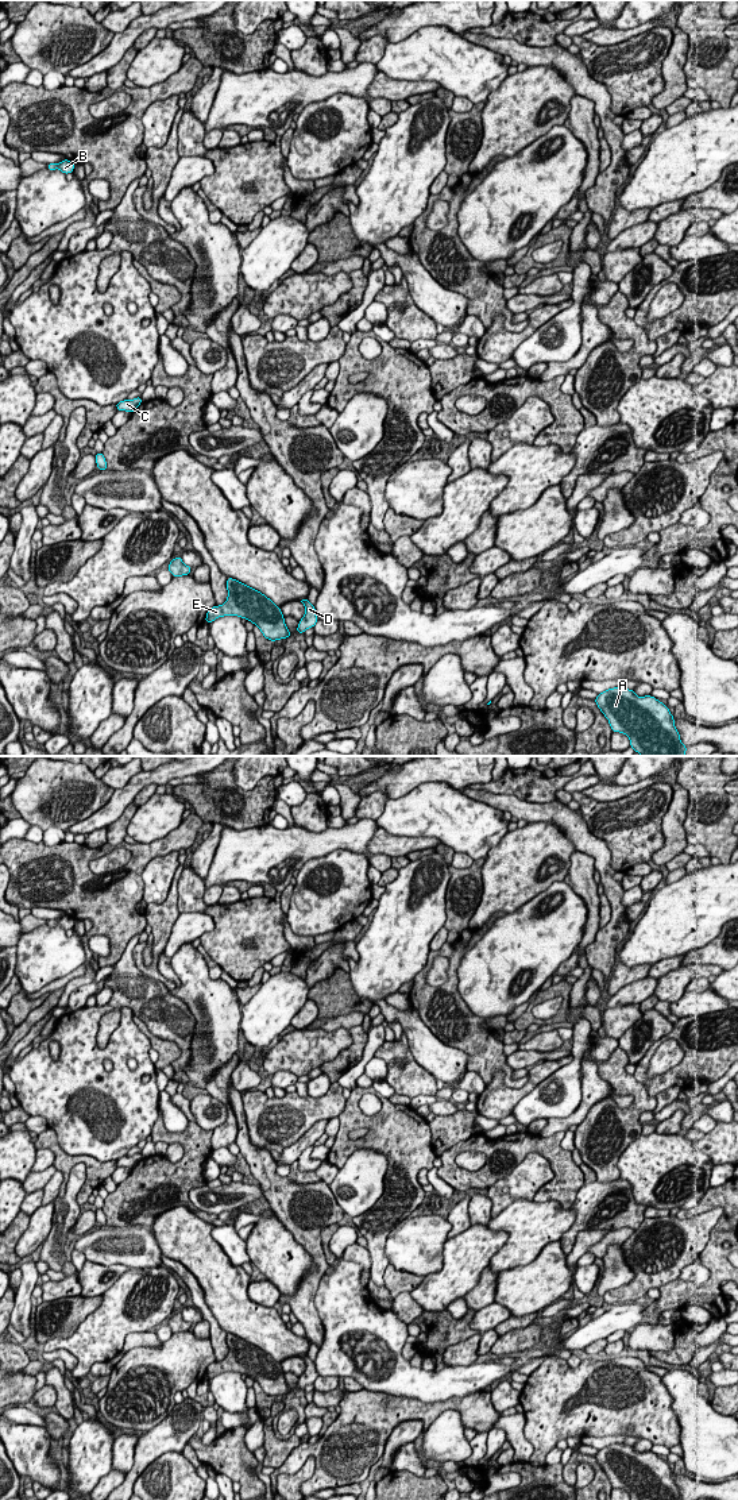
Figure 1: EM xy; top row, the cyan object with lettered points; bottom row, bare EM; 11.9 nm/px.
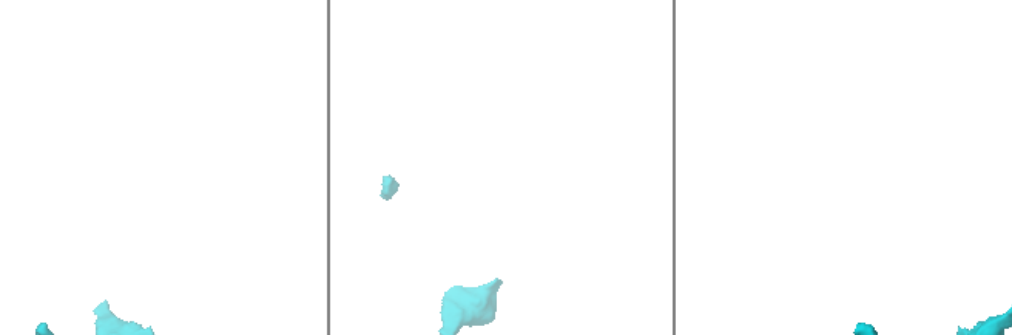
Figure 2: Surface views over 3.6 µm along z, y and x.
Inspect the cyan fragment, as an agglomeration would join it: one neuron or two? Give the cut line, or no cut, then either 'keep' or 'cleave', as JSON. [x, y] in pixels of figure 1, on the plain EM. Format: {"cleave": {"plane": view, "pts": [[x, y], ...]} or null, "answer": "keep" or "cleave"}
{"cleave": null, "answer": "keep"}

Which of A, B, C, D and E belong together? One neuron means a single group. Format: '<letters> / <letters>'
A B C D E

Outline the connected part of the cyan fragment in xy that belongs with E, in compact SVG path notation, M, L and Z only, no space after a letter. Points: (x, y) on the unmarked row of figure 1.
M227 1334L227 1346L227 1357L223 1361L210 1364L205 1378L210 1380L224 1372L237 1372L256 1381L270 1397L291 1392L281 1364L264 1350L233 1334Z

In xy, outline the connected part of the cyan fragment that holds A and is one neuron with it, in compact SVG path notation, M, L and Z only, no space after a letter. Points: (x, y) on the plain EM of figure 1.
M608 1445L594 1455L613 1488L625 1489L630 1500L683 1500L675 1473L652 1451L638 1453L634 1445Z

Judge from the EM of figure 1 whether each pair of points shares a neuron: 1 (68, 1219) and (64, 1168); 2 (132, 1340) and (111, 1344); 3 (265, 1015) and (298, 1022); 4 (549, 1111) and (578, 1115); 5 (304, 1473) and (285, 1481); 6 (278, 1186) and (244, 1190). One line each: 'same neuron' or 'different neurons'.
1: different neurons
2: different neurons
3: different neurons
4: different neurons
5: same neuron
6: different neurons

